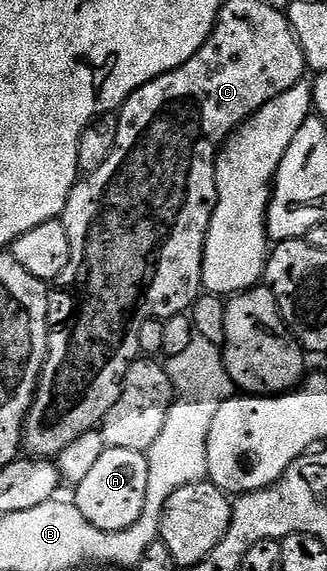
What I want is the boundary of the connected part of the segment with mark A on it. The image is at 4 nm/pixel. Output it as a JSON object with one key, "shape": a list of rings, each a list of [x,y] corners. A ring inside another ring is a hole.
{"shape":[[[110,446],[99,456],[93,471],[83,481],[76,483],[75,501],[79,512],[95,524],[95,528],[107,532],[119,532],[131,528],[141,518],[143,504],[147,500],[149,459],[142,451]]]}

